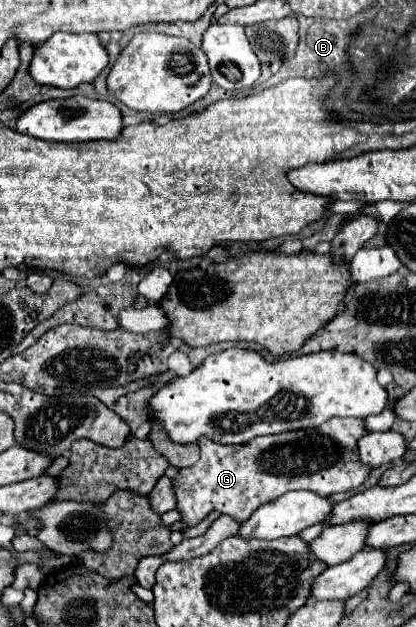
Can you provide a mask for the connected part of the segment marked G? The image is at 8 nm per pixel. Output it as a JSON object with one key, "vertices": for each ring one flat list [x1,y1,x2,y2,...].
{"vertices":[[330,417,318,429,300,429,278,435,256,437,242,445,220,445,200,439,200,459,180,469,172,479,176,511,188,527,198,525,214,509,244,521,264,501,276,499,286,491,312,491,322,497,362,485,372,467,362,465,356,453,356,439,366,435,362,419]]}

